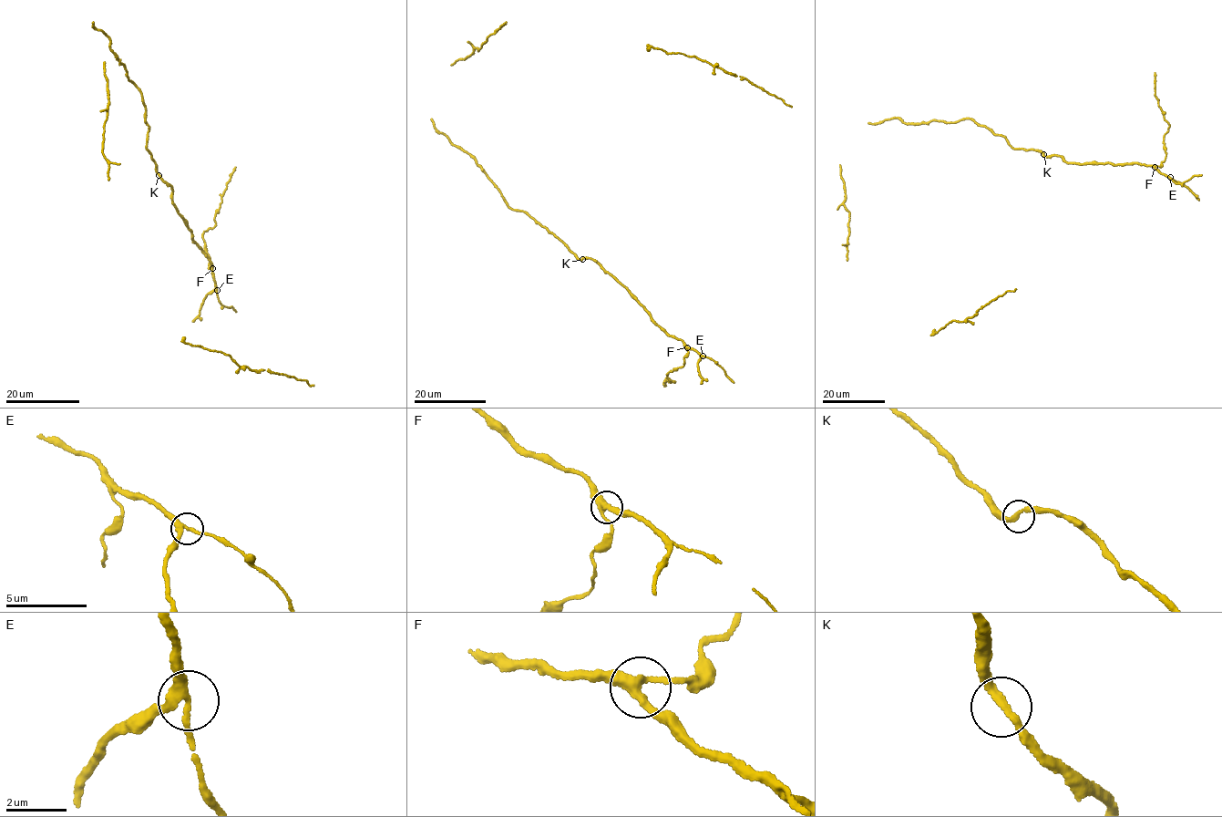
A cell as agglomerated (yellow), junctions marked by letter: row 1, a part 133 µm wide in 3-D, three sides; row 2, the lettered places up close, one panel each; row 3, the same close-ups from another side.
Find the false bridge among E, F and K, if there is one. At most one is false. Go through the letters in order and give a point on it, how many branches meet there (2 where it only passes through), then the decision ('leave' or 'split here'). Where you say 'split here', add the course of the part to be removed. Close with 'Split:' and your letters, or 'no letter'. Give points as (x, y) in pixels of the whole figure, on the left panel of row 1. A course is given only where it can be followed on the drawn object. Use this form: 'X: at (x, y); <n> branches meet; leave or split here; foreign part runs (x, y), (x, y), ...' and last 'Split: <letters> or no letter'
E: at (217, 290); 3 branches meet; leave
F: at (212, 268); 3 branches meet; leave
K: at (159, 175); 2 branches meet; leave
Split: no letter

